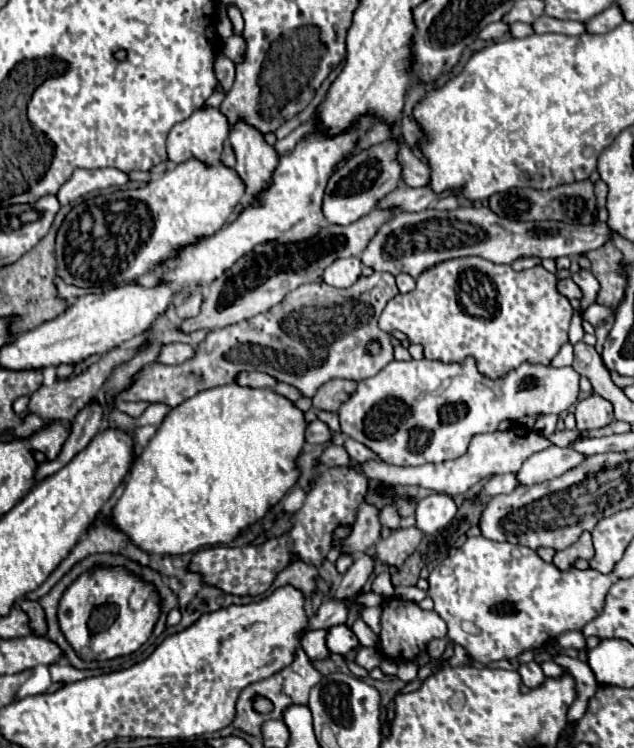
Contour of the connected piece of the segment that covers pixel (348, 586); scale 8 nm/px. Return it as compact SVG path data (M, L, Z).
M361 555L359 559L353 561L353 565L341 575L339 585L335 587L335 597L339 599L347 599L351 595L355 595L369 579L369 575L373 573L375 563L371 563L371 559L367 559L367 555Z

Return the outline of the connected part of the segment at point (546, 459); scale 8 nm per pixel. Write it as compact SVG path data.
M547 447L539 453L535 453L531 459L523 463L519 469L517 477L519 483L523 485L533 485L533 483L543 483L549 479L555 479L563 475L569 469L575 469L579 463L583 463L585 455L577 453L571 447Z

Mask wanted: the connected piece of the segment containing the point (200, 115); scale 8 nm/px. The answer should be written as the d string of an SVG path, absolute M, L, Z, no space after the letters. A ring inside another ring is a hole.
M201 107L199 111L195 111L195 115L191 115L189 119L177 123L169 135L167 135L167 153L169 153L169 161L173 163L183 163L191 157L201 159L207 165L219 163L221 151L223 151L223 143L229 137L229 123L227 117L215 109L215 107Z

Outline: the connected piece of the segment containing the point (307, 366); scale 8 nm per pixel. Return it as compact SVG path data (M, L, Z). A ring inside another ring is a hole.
M391 273L359 277L355 285L345 289L337 289L327 283L301 285L267 313L211 331L205 341L199 343L195 357L189 361L173 367L153 363L141 369L135 377L135 385L121 393L119 399L177 407L203 389L219 387L231 381L235 383L235 377L243 371L269 373L277 381L295 385L305 397L313 397L323 383L335 377L355 381L369 379L393 361L393 347L389 341L383 341L383 331L377 321L385 305L397 293L399 289ZM371 341L377 341L381 347L375 355L369 353ZM301 347L309 353L301 353L305 351Z

